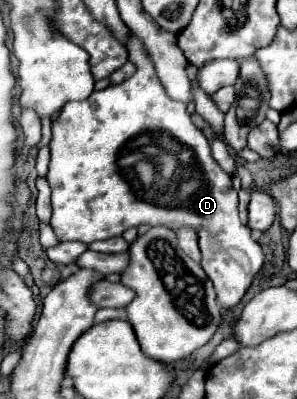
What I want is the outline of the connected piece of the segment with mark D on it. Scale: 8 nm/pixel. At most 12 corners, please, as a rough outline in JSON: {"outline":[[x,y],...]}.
{"outline":[[132,32],[52,122],[60,242],[190,226],[222,308],[264,264]]}

